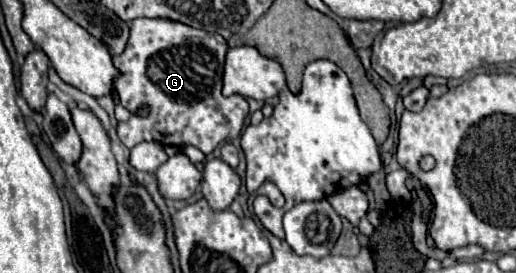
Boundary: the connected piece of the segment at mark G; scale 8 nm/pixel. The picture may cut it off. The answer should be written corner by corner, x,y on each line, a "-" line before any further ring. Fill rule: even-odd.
134,19
124,53
112,57
118,71
114,91
120,103
132,109
130,119
116,127
120,141
126,147
148,139
172,147
194,145
208,155
218,143
238,137
248,115
248,103
242,95
232,95
230,99
222,95
226,49
228,45
220,35
210,35
178,21
-
142,103
150,105
148,117
134,115
134,109

